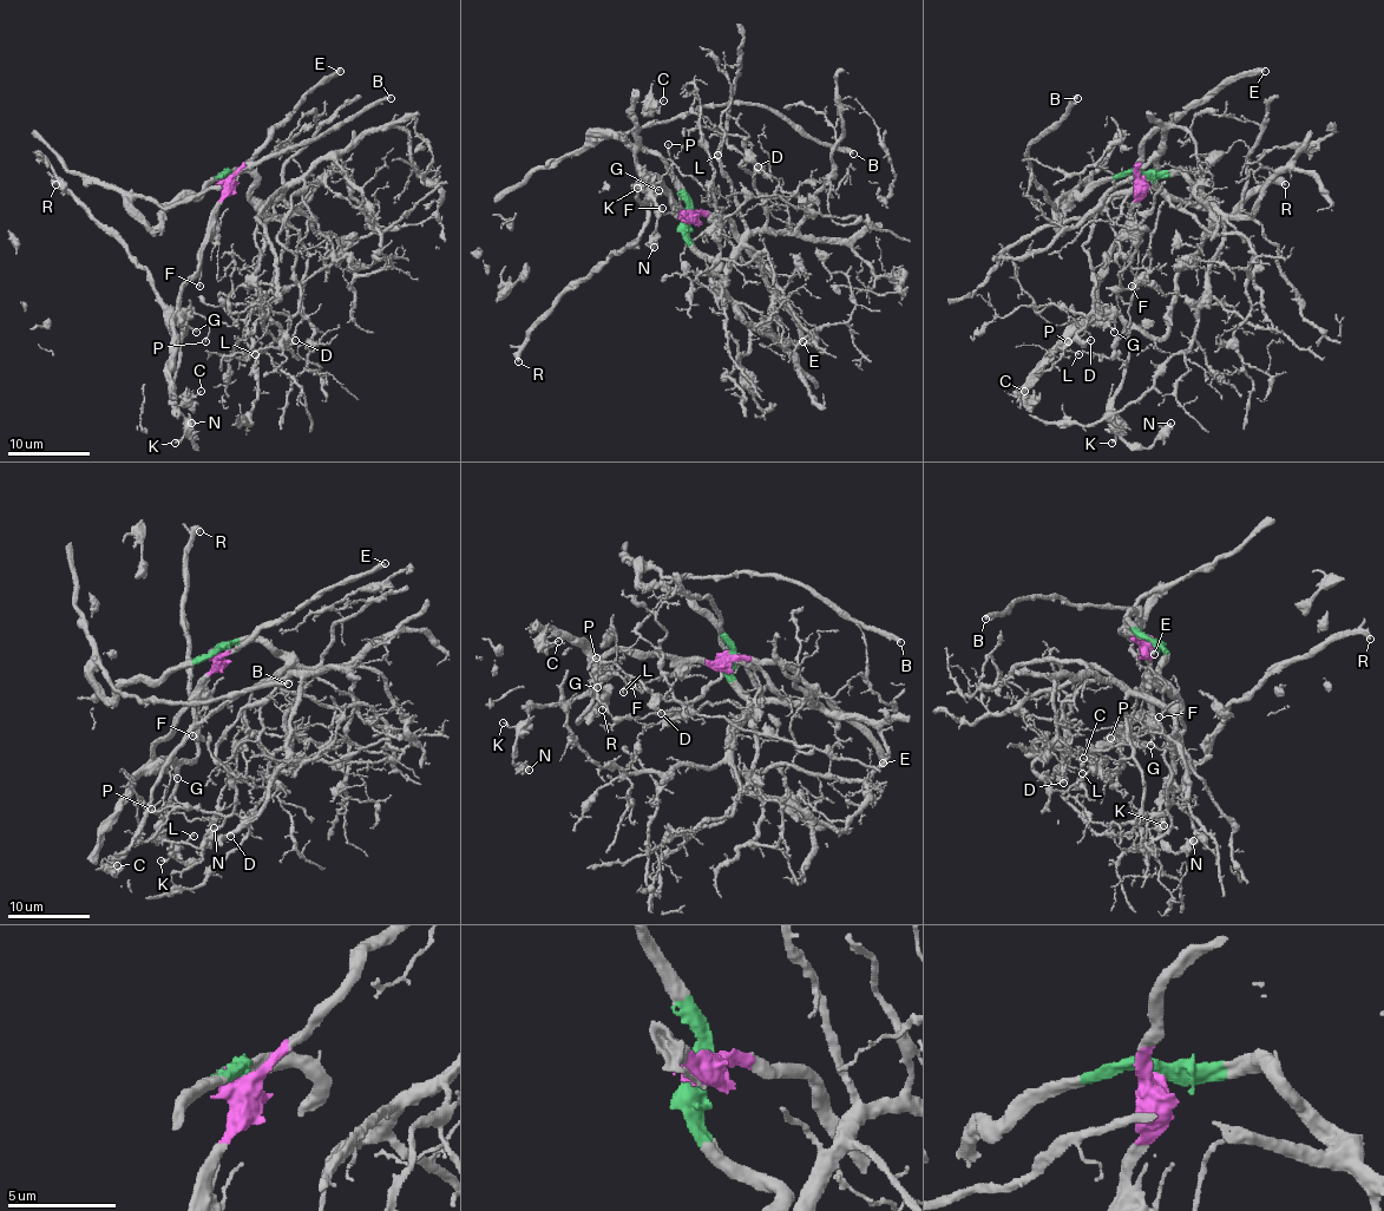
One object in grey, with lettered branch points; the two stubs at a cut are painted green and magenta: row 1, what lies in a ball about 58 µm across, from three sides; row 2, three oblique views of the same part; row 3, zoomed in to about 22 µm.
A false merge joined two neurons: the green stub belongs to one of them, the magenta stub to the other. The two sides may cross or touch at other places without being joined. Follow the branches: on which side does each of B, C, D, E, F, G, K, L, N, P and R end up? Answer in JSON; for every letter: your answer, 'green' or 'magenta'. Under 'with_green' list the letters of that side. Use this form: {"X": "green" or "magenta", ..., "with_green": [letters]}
{"B": "green", "C": "magenta", "D": "green", "E": "magenta", "F": "magenta", "G": "magenta", "K": "magenta", "L": "green", "N": "magenta", "P": "magenta", "R": "magenta", "with_green": ["B", "D", "L"]}

